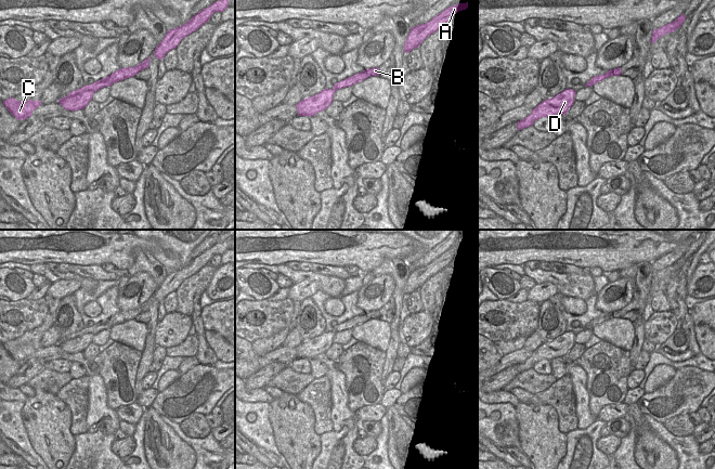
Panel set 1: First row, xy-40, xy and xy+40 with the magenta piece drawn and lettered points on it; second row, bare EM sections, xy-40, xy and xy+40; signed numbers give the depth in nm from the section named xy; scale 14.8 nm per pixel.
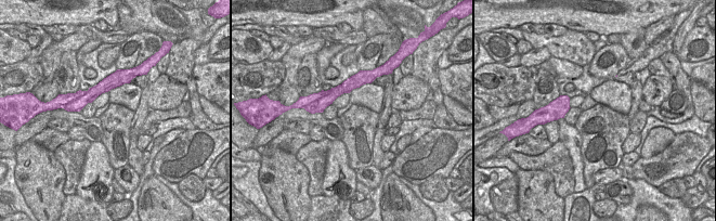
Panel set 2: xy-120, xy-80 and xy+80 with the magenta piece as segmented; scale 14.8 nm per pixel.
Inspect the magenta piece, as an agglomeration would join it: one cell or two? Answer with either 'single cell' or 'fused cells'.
fused cells

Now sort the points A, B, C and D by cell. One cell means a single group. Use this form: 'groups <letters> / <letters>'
groups A B D / C

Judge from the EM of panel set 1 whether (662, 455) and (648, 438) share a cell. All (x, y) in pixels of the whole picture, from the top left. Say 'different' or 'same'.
same

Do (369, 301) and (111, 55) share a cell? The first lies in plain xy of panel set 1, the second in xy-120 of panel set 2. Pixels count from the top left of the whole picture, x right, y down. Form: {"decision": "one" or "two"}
{"decision": "two"}

